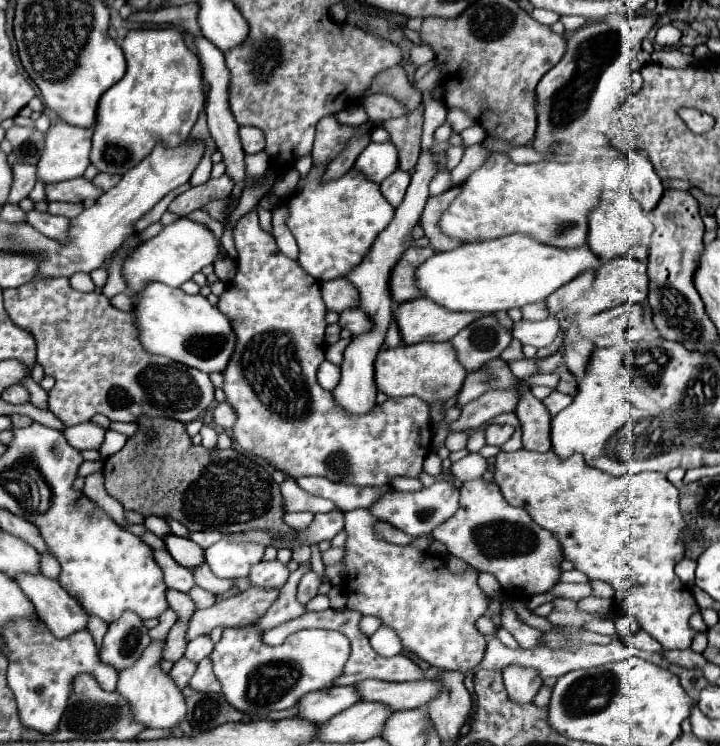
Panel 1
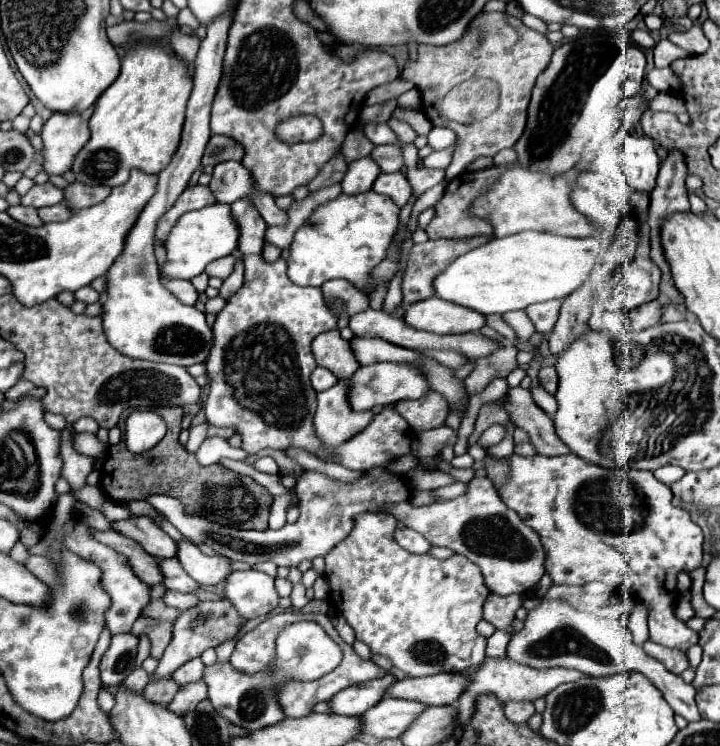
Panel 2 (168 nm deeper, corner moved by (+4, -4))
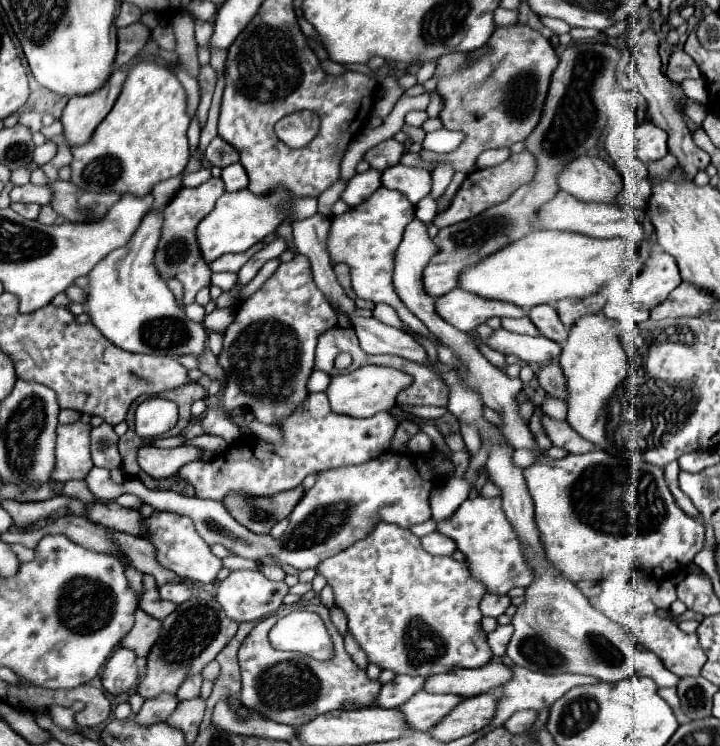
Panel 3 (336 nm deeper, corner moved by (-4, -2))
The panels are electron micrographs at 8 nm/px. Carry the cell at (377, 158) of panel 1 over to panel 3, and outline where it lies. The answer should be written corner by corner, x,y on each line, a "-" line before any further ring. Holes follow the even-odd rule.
369,169
367,173
357,173
341,193
341,199
349,207
361,205
365,199
369,199
377,189
381,187
381,173
375,169

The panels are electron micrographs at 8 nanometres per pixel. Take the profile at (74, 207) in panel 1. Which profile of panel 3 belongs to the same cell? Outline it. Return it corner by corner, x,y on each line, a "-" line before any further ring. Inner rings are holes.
43,205
37,221
43,223
43,225
59,225
59,223
63,223
65,219
63,219
61,215
55,215
55,211
53,211
51,205

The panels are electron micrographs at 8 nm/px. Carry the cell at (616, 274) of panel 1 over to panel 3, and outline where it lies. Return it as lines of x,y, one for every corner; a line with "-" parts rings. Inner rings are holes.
655,251
643,265
643,271
633,279
629,299
641,309
653,309
663,303
681,281
675,259
669,253

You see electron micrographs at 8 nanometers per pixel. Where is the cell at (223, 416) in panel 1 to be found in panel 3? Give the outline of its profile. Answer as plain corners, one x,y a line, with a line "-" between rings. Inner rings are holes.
141,447
139,449
139,467
143,473
155,479
169,479
177,475
183,463
199,459
197,447
175,447
175,449
157,449
157,447

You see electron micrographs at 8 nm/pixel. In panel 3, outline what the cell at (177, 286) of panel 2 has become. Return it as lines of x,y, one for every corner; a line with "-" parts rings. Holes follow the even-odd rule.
211,177
207,183
203,183
199,187
193,187
193,189
181,187
177,191
177,195
171,199
171,203
163,209
163,229
161,229
159,245
157,245
157,251
155,251
155,267
157,267
157,271
163,279
175,277
183,283
185,305
195,301
195,295
197,295
199,289
211,285
209,263
201,257
199,245
197,245
197,225
201,223
203,217
207,217
211,213
211,209
215,207
217,199
223,193
225,193
223,179

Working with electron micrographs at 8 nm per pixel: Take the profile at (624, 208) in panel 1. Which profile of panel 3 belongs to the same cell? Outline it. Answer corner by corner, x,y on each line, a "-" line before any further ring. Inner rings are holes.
581,155
563,167
557,175
557,185
579,201
615,203
623,189
623,179
607,161

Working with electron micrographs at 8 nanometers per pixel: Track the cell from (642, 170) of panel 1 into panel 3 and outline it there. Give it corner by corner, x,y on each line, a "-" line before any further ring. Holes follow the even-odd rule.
647,121
637,127
637,137
639,137
637,155
643,163
649,163
653,159
667,155
667,151
669,151
667,149
667,131
663,131
661,127

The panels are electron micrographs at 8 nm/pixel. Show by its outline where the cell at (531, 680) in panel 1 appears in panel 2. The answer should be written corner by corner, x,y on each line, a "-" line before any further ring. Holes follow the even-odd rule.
507,701
505,715
513,723
525,723
535,713
535,707
531,701

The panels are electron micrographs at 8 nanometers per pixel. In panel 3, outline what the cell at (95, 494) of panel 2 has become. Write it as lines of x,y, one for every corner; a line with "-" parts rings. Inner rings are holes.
70,480
64,484
62,494
74,497
84,503
95,501
93,494
87,489
87,485
83,480

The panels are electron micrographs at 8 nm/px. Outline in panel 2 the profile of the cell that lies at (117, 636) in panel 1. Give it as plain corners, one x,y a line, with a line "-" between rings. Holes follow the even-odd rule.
119,633
111,637
111,645
101,657
101,681
107,687
123,683
123,679
137,667
137,645
139,637
133,633

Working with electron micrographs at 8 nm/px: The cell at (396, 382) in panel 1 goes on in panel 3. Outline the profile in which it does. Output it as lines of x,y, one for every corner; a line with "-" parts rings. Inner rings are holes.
367,365
353,373
331,377
331,383
325,389
325,395
329,399
331,411
335,411
335,413
351,415
351,417
371,417
379,411
391,411
395,407
397,393
407,385
411,385
411,379
407,373
403,373
399,369
391,369
391,367

